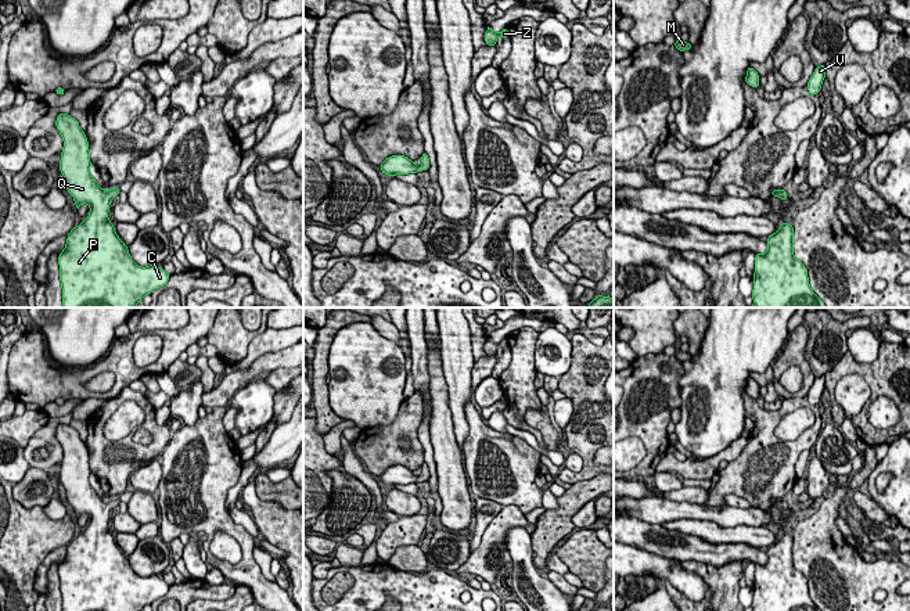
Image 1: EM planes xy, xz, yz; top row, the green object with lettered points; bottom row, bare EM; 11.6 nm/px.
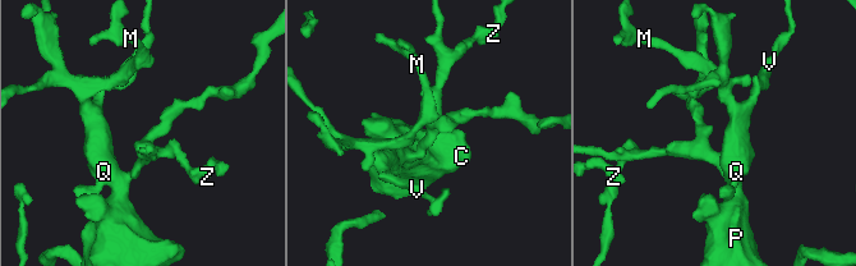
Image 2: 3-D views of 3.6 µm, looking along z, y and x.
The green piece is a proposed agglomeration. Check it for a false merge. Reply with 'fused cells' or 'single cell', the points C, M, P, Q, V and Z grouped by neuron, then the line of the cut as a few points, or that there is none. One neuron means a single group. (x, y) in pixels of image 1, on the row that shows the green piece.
single cell; C M P Q V Z; no cut

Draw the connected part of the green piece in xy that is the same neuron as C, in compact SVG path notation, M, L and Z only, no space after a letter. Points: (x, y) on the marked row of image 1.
M58 114L55 126L64 141L60 170L66 191L73 197L78 209L82 204L90 206L89 216L71 230L66 245L58 255L62 308L136 308L147 294L165 287L170 274L158 265L141 267L132 259L108 218L111 201L121 190L118 187L102 190L90 175L89 141L75 118L69 114Z

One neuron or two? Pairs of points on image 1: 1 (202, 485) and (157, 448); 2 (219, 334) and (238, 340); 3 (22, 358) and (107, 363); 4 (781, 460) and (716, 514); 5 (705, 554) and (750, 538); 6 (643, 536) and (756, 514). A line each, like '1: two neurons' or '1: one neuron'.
1: two neurons
2: one neuron
3: one neuron
4: two neurons
5: two neurons
6: two neurons

